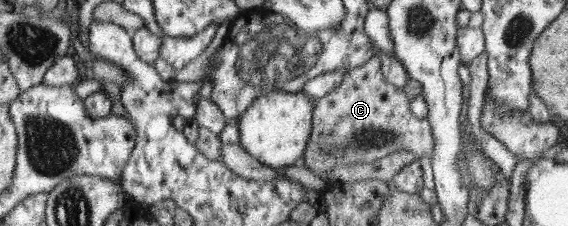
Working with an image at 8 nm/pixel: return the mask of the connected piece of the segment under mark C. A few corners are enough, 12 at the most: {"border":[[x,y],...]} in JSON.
{"border":[[381,59],[318,100],[302,161],[337,165],[401,149],[433,156],[427,121]]}

